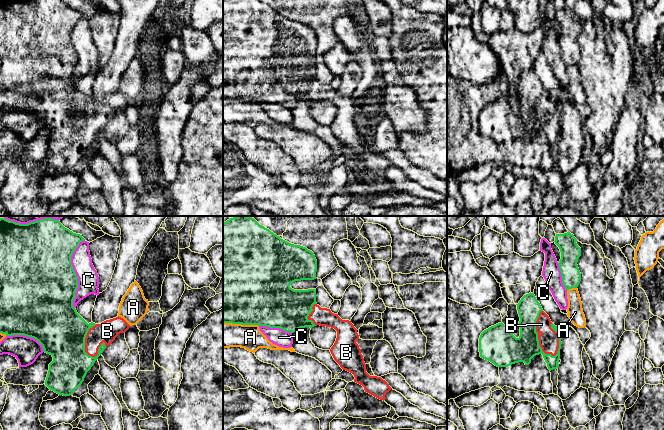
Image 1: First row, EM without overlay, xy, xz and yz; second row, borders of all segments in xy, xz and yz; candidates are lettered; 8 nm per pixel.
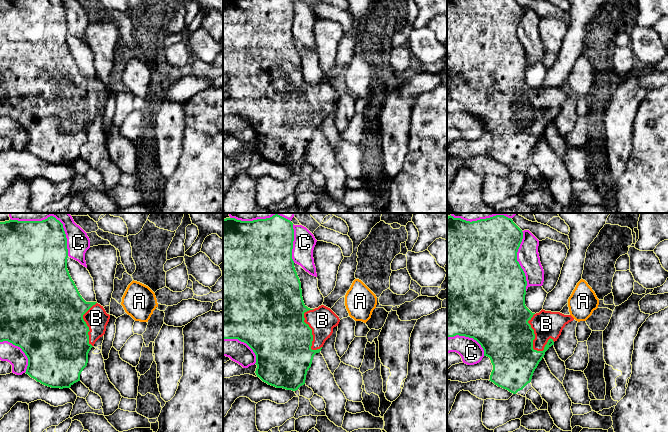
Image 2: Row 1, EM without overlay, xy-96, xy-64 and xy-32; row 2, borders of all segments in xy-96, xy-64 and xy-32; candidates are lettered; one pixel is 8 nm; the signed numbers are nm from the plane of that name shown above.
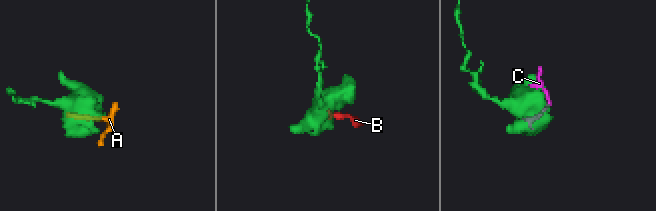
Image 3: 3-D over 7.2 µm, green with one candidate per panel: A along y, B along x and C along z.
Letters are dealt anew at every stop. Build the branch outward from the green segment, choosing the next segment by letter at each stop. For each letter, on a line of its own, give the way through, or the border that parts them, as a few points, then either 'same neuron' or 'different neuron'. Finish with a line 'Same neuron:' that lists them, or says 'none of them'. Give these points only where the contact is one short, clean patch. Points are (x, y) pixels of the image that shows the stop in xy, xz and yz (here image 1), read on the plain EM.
A: different neuron
B: same neuron
C: different neuron
Same neuron: B

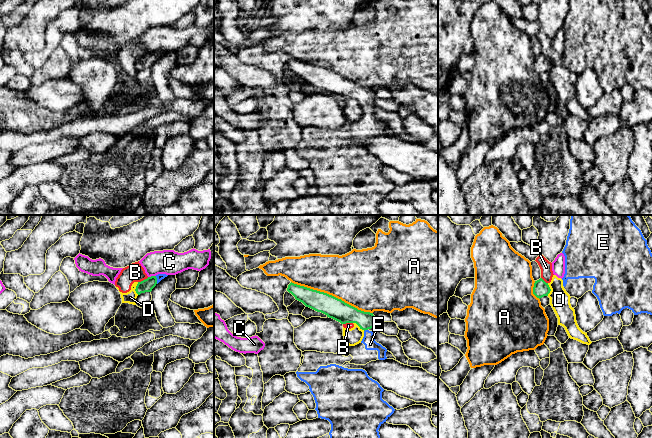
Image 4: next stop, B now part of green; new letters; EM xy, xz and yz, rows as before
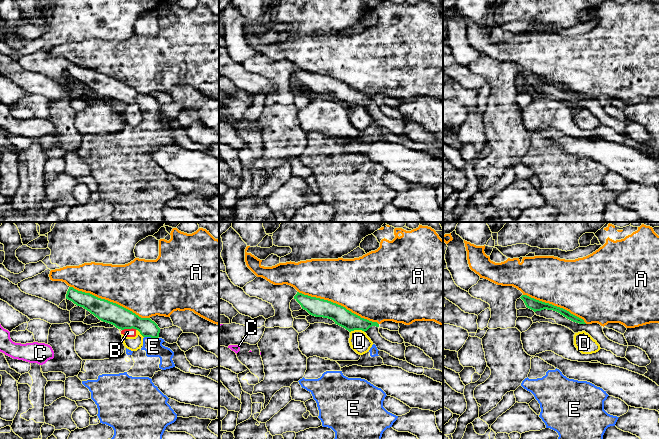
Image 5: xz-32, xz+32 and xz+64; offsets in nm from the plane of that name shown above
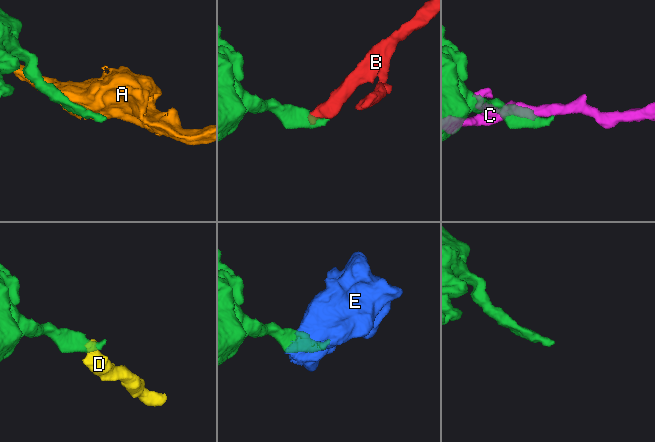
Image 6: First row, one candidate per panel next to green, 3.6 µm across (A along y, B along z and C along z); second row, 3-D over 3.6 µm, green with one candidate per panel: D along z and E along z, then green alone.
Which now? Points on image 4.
A: different neuron
B: border xy (148, 53), (138, 58); different neuron
C: border xy (155, 51), (148, 53); different neuron
D: border xy (138, 58), (135, 64), (137, 70); different neuron
E: way xy (147, 61), (156, 56), (159, 53); same neuron
Same neuron: E

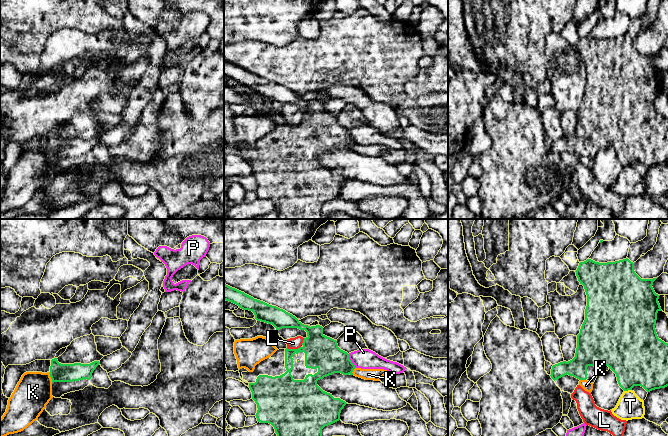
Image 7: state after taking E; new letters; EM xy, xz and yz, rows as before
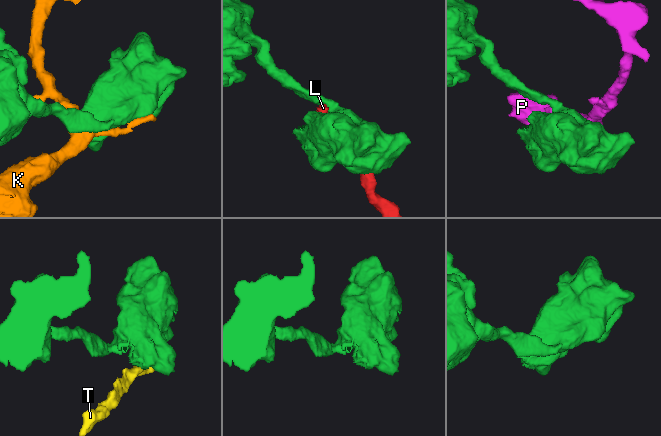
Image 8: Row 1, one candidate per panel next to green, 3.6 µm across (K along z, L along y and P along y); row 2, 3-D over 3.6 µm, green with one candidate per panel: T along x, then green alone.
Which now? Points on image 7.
K: different neuron
L: border xz (300, 122), (297, 124), (287, 124); different neuron
P: different neuron
T: border yz (631, 165), (624, 167); different neuron
Same neuron: none of them

